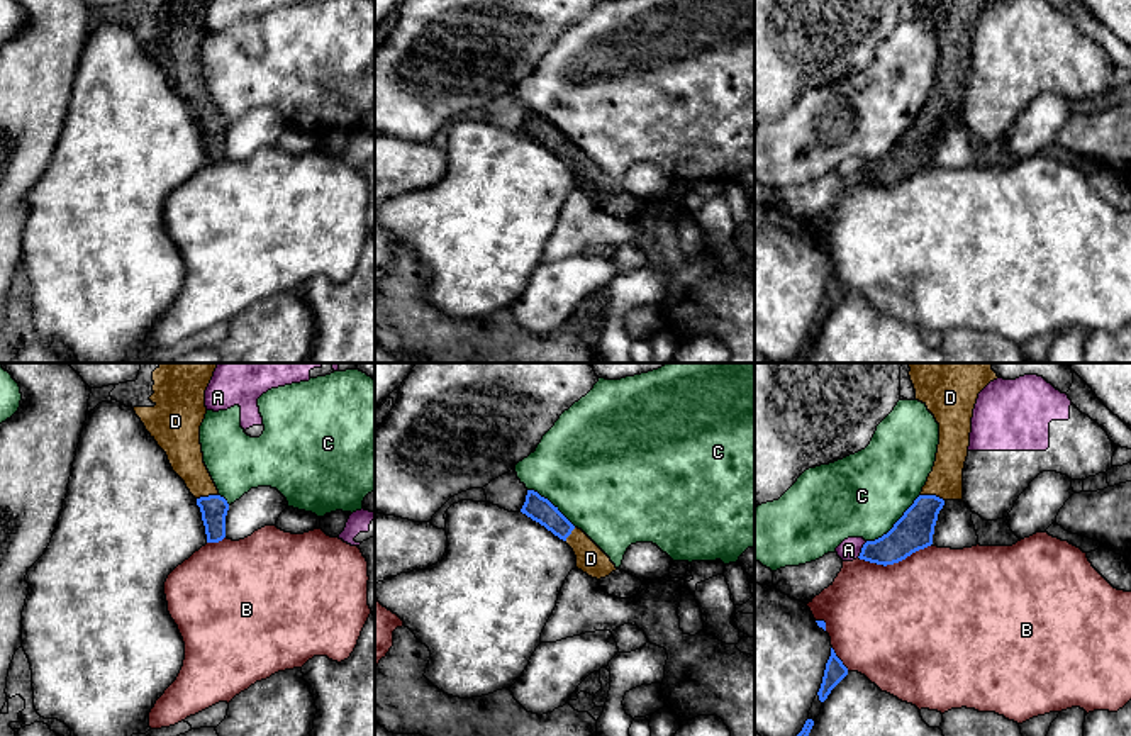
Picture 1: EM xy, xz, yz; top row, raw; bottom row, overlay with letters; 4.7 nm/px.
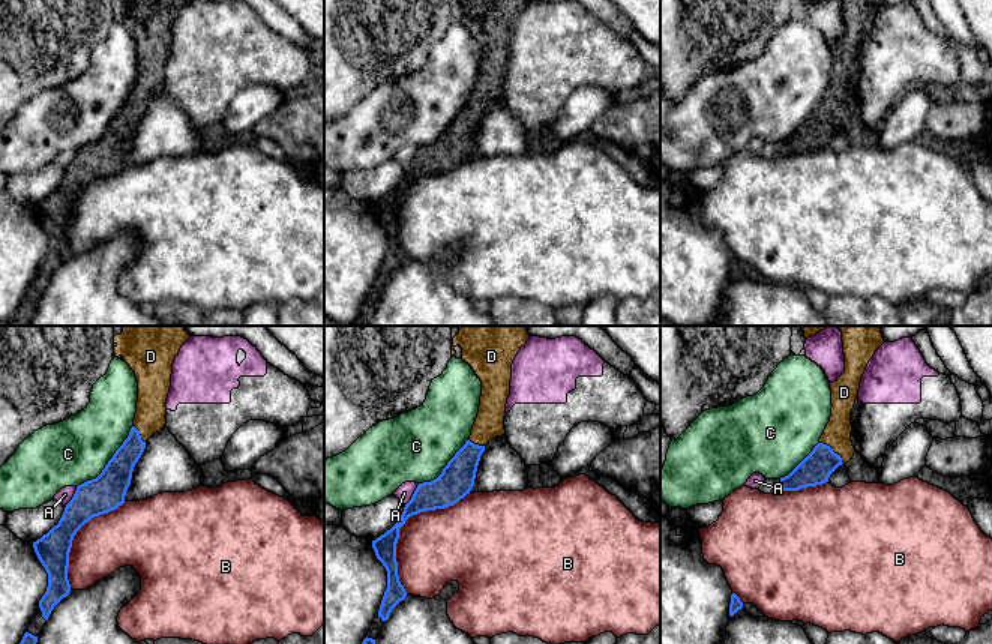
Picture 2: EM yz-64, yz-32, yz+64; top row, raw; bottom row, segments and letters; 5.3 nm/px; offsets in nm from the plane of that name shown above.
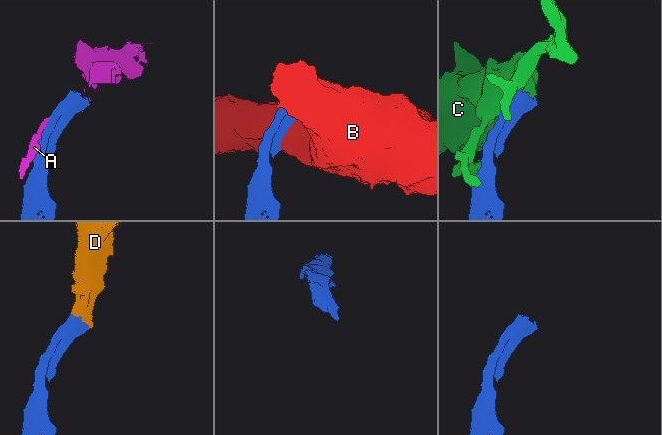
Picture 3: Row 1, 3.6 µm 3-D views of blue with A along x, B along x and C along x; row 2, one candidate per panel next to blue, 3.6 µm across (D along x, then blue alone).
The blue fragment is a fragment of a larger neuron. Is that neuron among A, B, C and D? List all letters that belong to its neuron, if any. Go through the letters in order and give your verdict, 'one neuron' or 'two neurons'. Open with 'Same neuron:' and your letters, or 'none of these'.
Same neuron: D
A: two neurons
B: two neurons
C: two neurons
D: one neuron

